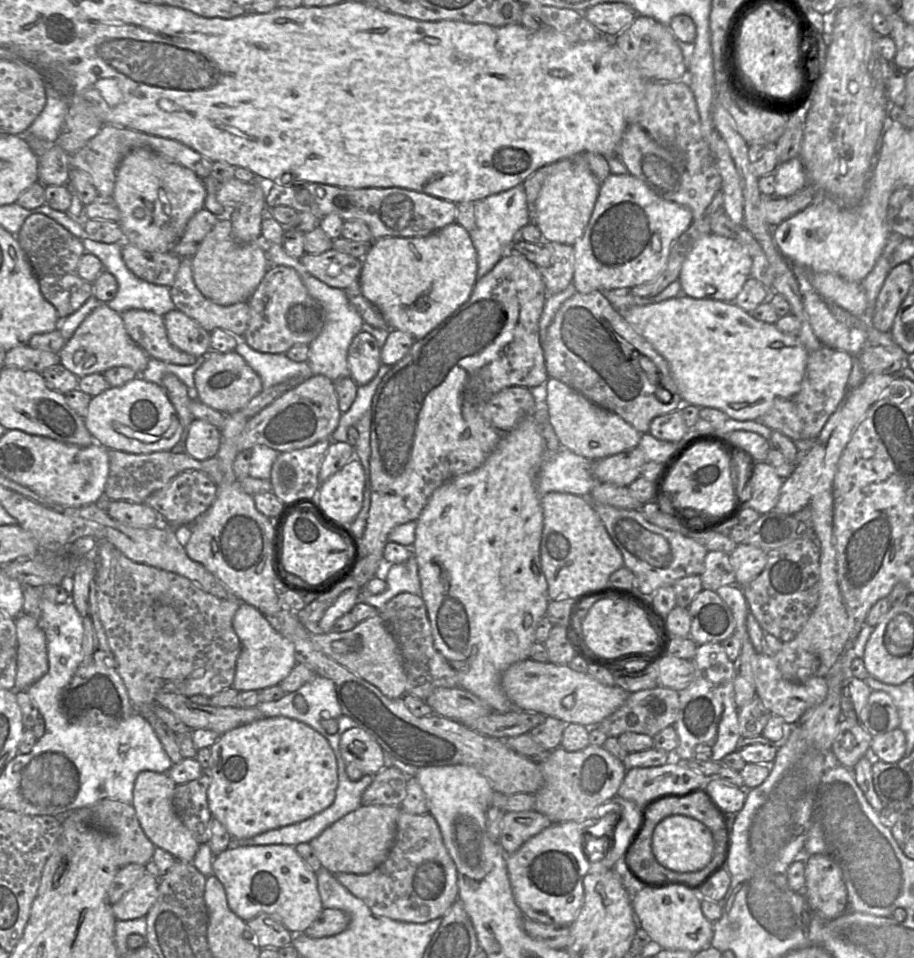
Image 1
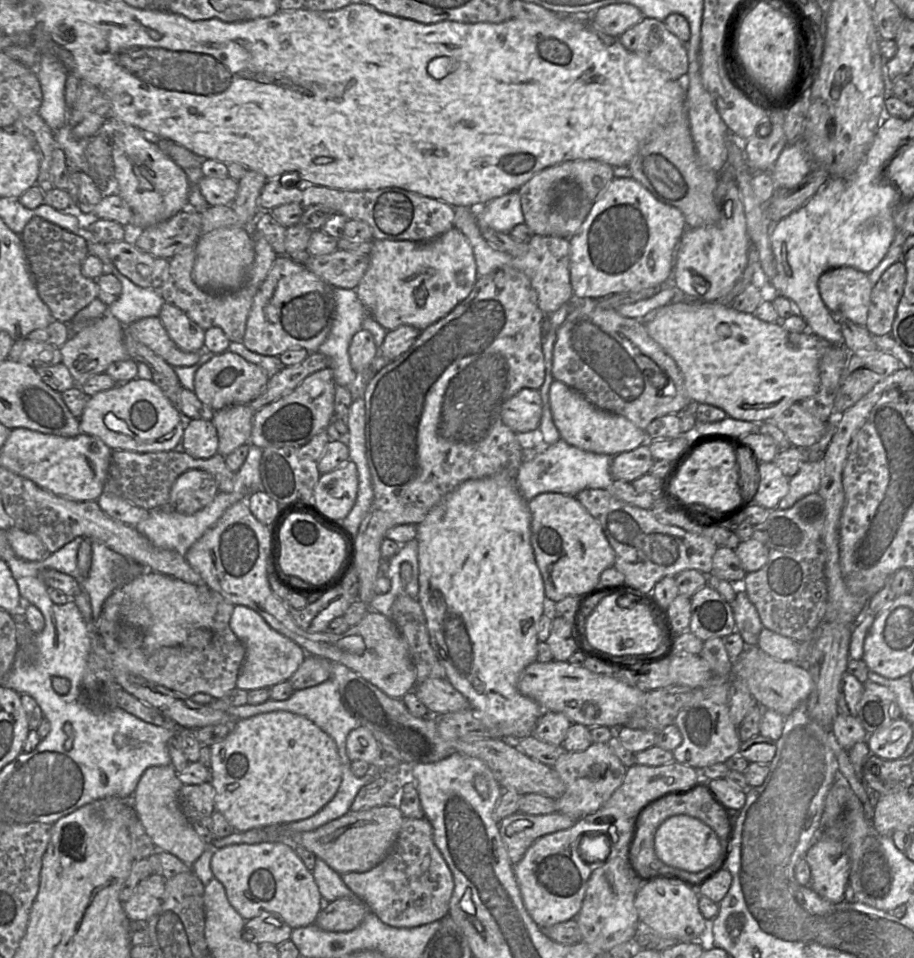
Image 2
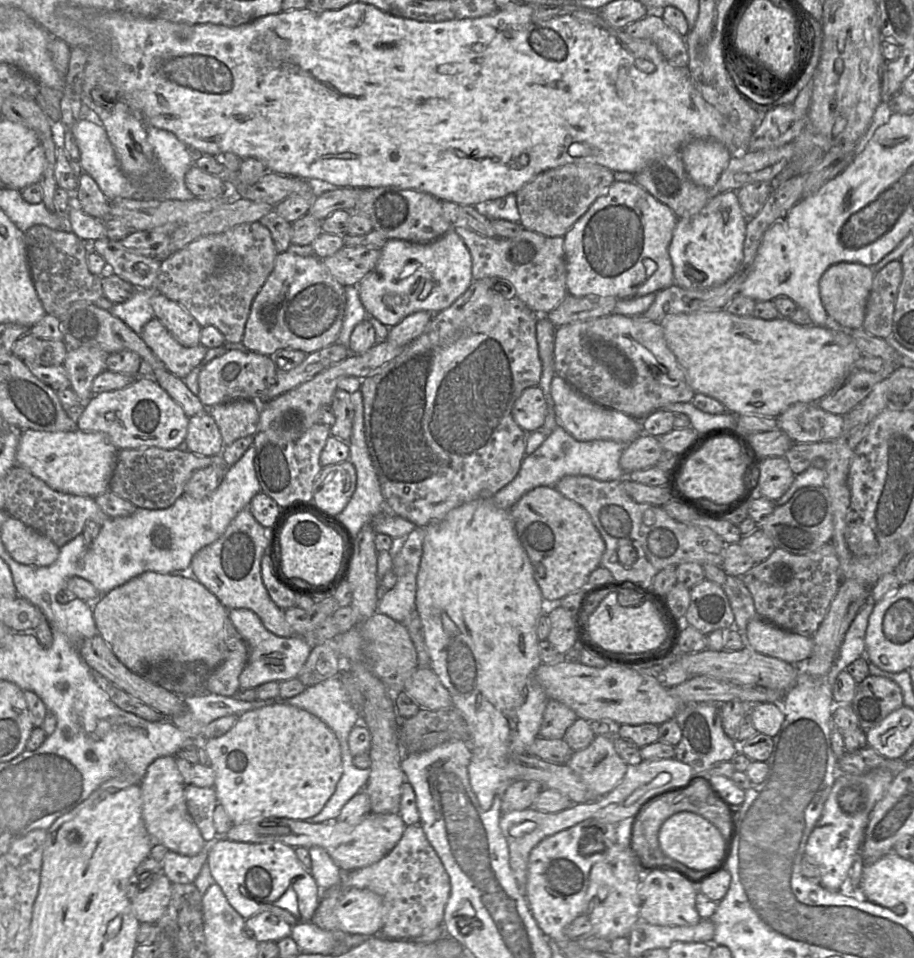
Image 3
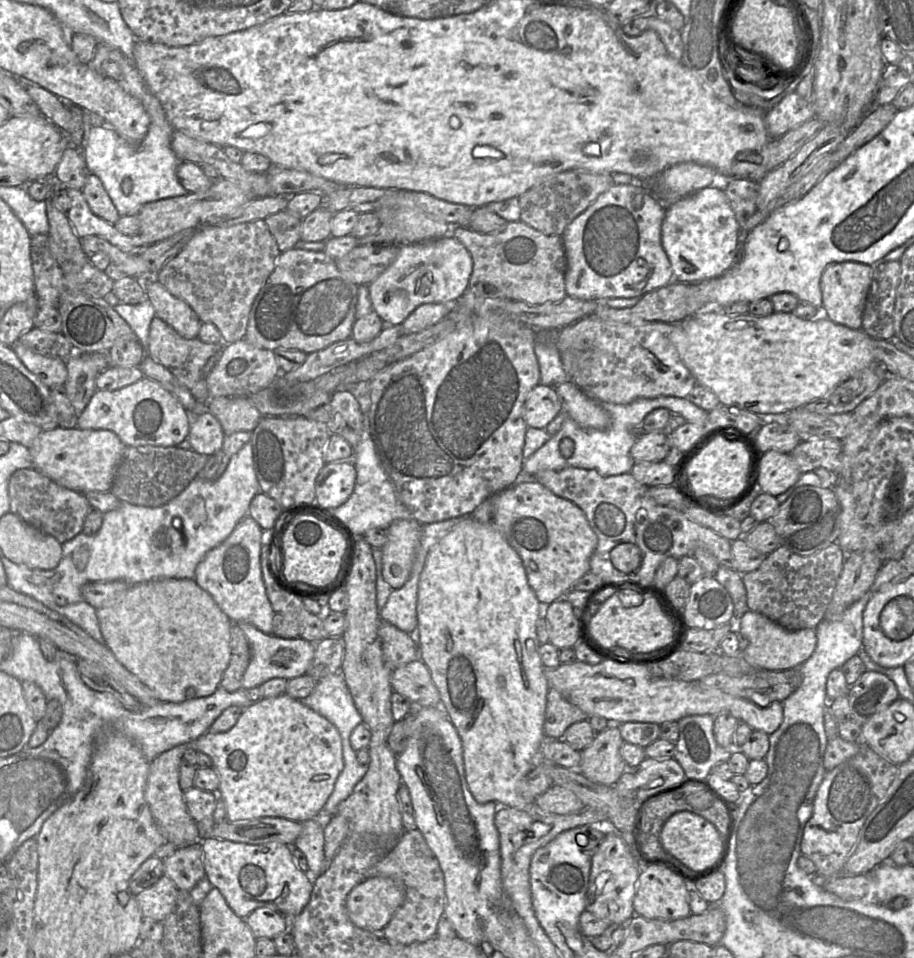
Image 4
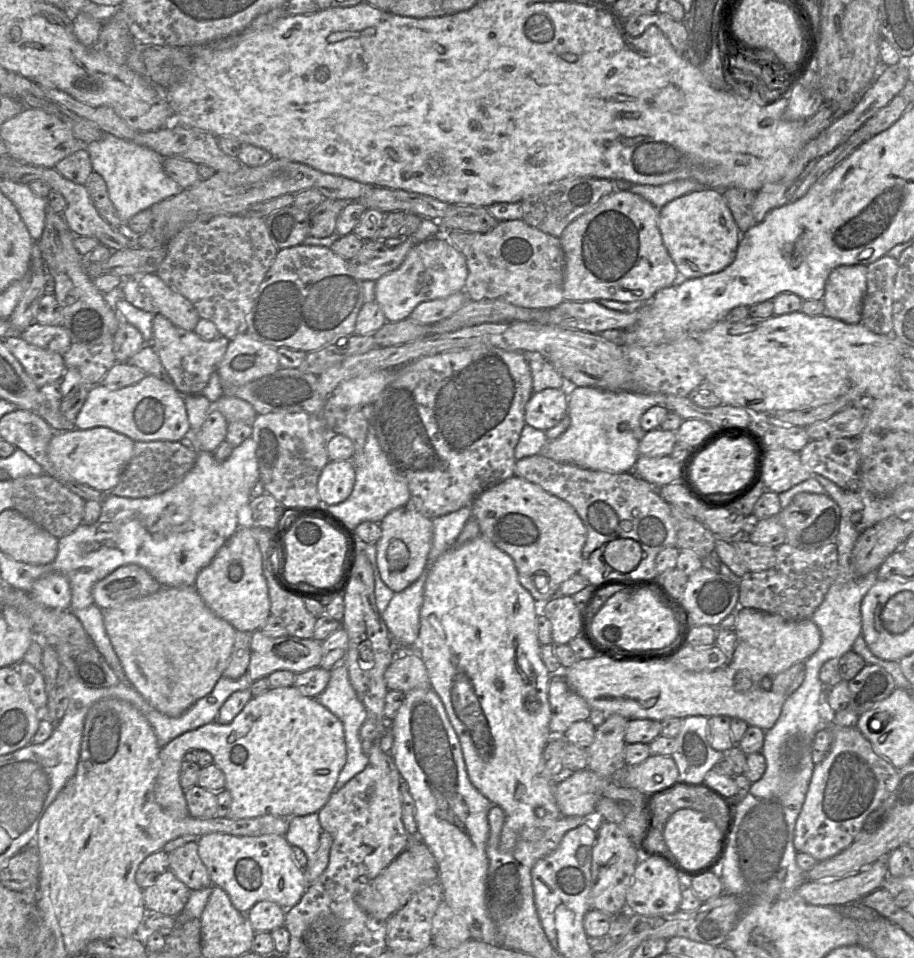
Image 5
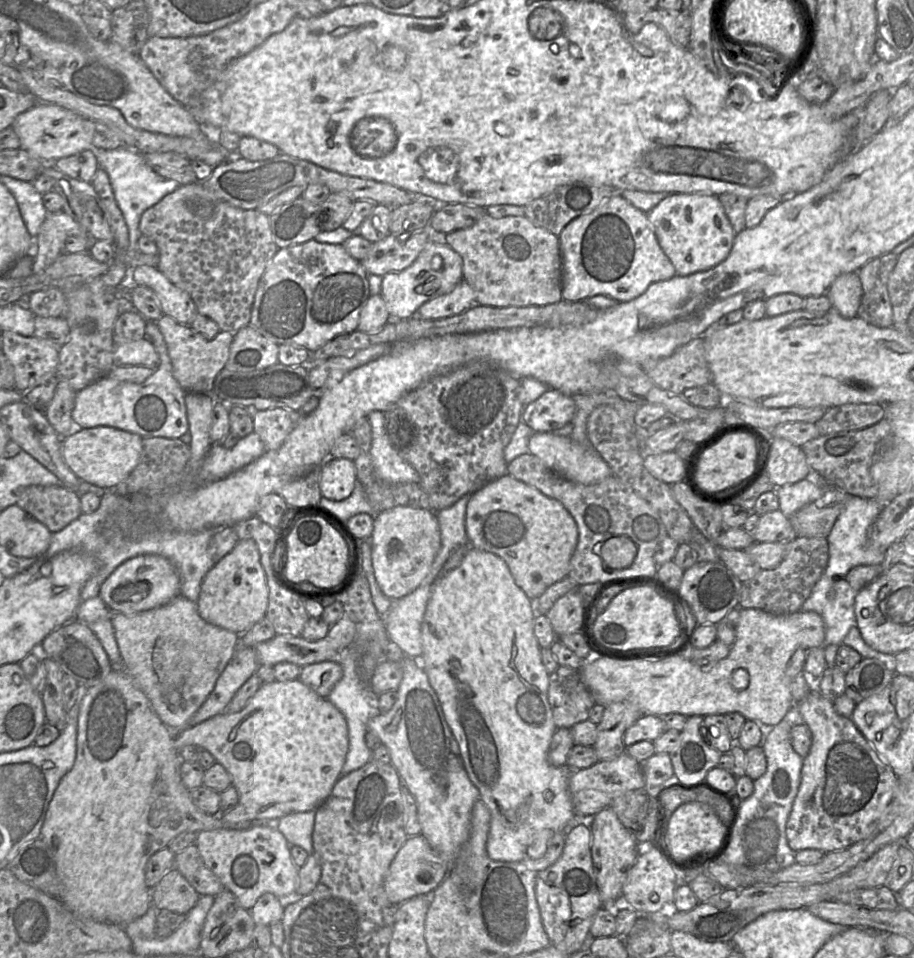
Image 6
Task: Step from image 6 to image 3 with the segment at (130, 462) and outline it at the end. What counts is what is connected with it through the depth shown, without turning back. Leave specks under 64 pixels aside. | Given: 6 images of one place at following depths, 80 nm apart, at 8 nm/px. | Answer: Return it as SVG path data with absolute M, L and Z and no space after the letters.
M77 428L67 432L27 429L19 434L16 466L25 468L53 490L95 498L109 490L118 451L108 436L100 432L85 432Z

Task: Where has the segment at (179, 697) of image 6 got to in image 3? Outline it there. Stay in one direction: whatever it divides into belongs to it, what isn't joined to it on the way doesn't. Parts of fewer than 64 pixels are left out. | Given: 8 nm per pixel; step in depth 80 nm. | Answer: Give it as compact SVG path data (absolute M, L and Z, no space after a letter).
M147 571L137 577L132 578L123 585L112 589L95 602L91 603L93 606L93 618L103 640L108 644L120 662L125 665L130 671L145 676L148 669L159 662L172 661L178 663L202 663L209 669L214 671L218 668L228 656L228 649L225 642L225 625L231 622L229 619L229 609L227 609L220 600L205 588L197 579L195 579L189 572L187 573L173 573L162 574L152 571Z

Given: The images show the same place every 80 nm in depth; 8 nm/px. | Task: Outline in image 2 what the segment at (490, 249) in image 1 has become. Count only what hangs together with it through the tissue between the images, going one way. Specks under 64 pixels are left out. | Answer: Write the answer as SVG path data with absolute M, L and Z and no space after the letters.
M518 191L494 198L475 210L480 232L482 229L492 228L509 233L514 226L524 223Z

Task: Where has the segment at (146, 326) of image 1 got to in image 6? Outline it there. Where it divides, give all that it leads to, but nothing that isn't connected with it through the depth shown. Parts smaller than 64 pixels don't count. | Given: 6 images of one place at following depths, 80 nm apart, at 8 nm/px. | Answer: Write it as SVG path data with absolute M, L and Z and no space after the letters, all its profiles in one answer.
M164 314L155 323L166 343L172 362L173 376L180 386L186 393L212 394L213 383L229 359L234 333L220 331L213 339L207 340L190 325L180 324Z

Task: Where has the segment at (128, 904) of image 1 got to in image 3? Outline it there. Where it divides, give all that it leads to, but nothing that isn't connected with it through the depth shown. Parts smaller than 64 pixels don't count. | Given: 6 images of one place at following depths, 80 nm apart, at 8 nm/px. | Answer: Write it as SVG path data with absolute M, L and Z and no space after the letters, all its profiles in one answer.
M161 873L150 886L132 900L132 909L140 923L155 923L164 915L171 899L172 883Z

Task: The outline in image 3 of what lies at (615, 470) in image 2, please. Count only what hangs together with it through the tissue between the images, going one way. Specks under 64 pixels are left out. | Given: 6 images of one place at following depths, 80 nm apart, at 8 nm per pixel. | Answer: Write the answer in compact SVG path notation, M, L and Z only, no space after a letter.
M642 433L627 444L621 457L620 466L625 474L655 466L664 449L658 437Z

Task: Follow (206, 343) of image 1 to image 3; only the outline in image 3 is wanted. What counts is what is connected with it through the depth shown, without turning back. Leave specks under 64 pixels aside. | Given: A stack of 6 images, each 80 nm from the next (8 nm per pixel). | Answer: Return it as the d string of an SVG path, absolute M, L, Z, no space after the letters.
M155 291L151 292L150 304L154 317L167 328L177 342L185 347L200 344L202 327L181 305Z

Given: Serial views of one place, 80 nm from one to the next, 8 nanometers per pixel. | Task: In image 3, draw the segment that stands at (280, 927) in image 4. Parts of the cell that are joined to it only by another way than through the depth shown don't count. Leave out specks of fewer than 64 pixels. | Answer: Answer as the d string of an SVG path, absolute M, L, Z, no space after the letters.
M263 911L246 919L245 926L258 942L278 942L284 937L291 936L293 925L276 913Z

